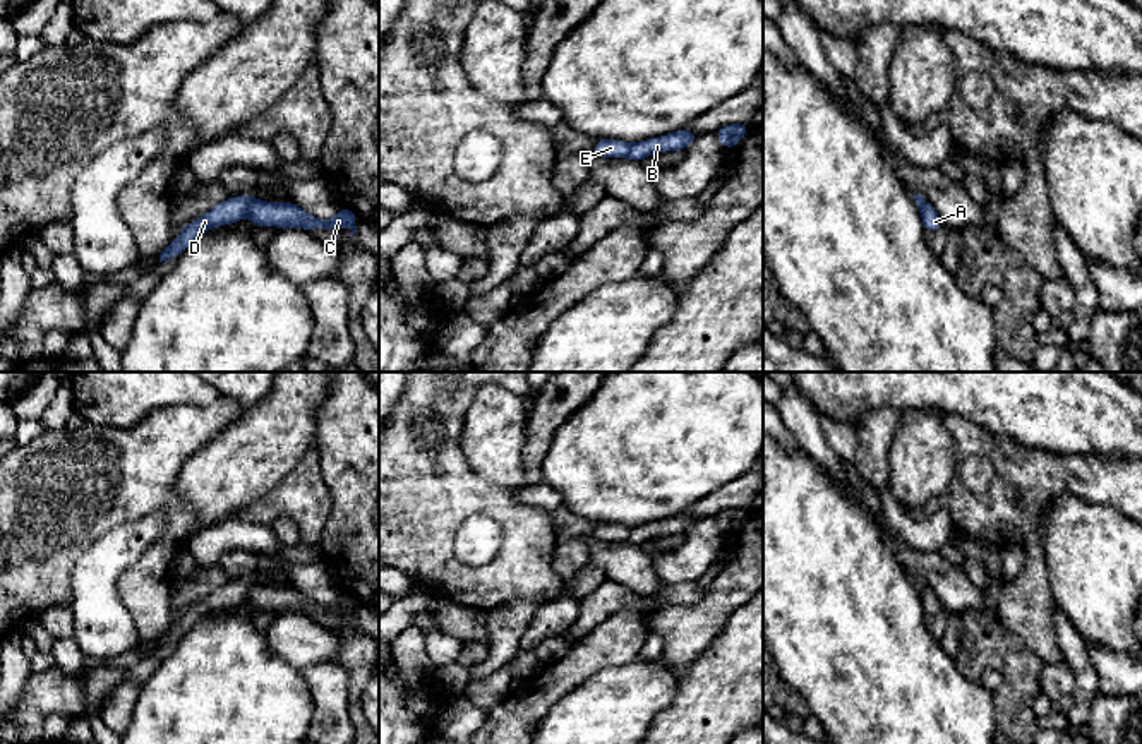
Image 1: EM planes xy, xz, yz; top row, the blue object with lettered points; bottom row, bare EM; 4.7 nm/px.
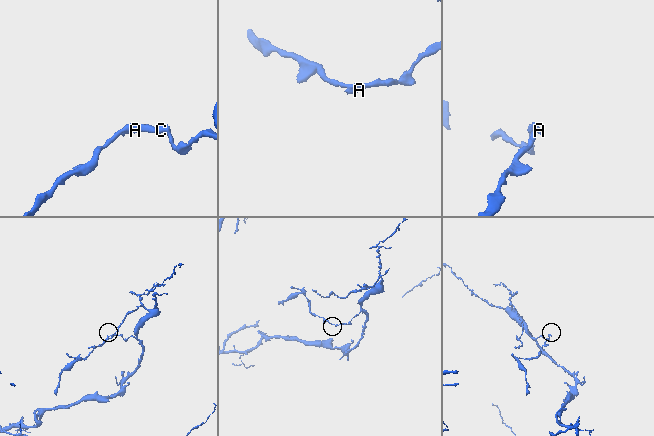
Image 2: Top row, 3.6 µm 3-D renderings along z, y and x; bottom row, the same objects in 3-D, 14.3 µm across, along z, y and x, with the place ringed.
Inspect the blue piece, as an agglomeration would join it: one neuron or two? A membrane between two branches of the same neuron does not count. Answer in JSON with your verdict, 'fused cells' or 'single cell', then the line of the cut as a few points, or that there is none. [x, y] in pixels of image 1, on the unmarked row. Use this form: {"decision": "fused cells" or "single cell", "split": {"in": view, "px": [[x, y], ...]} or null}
{"decision": "fused cells", "split": {"in": "xy", "px": [[254, 583], [244, 599]]}}

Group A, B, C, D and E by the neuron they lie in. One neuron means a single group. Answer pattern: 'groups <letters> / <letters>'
groups A B C / D E

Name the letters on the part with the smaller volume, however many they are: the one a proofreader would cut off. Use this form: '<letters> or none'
D, E

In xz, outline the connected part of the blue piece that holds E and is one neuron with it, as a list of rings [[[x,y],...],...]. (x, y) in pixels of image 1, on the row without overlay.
[[[600,523],[592,533],[598,542],[624,542],[631,533],[629,526],[616,523]]]

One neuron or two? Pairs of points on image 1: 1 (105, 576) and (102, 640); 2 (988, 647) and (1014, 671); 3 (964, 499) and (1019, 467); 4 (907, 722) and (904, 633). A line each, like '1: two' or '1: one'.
1: one
2: one
3: one
4: one

